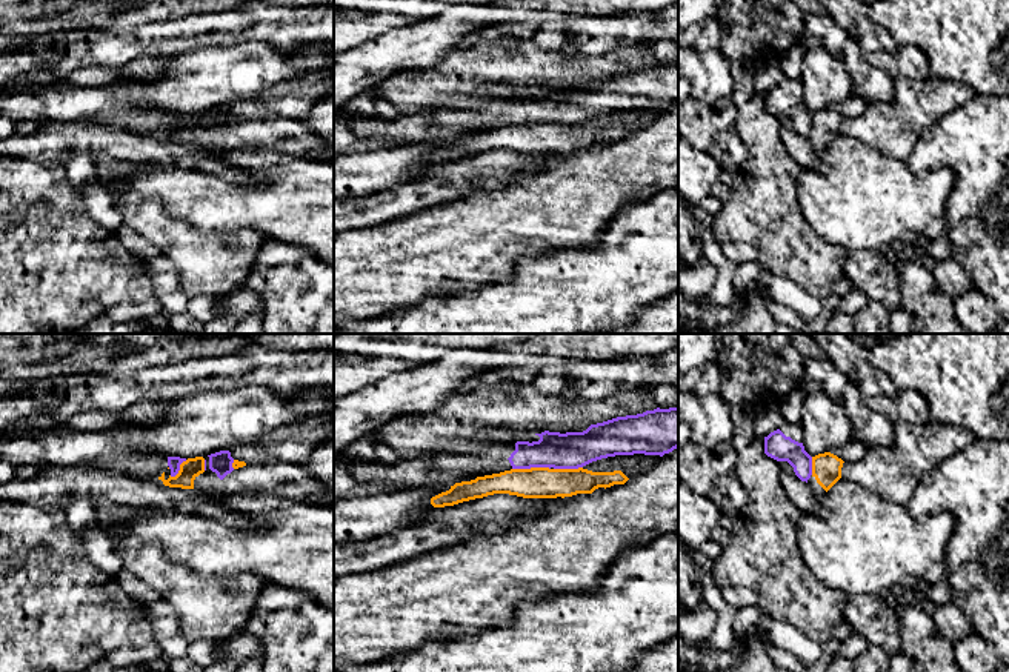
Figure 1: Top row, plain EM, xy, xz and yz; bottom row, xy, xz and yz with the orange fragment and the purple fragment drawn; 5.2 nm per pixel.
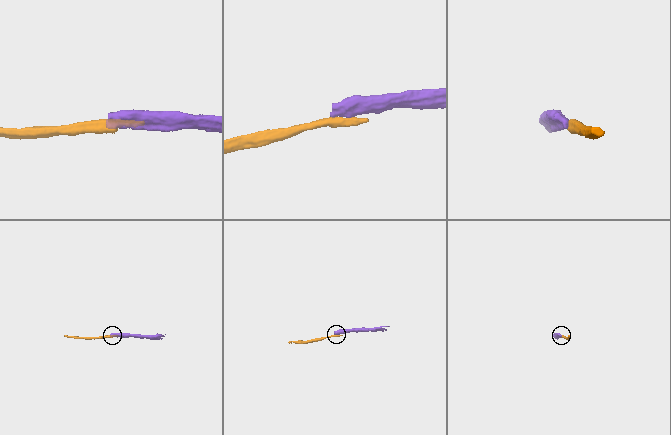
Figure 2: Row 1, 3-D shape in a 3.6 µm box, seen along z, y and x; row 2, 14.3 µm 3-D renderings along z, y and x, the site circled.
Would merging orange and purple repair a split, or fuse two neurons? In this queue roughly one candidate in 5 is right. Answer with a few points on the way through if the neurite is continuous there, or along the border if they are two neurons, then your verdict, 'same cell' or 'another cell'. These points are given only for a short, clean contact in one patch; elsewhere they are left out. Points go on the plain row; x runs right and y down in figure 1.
along xz (549, 123), (512, 125) | another cell

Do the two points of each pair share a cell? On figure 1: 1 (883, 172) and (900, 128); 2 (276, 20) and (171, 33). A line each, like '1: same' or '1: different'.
1: different
2: same

